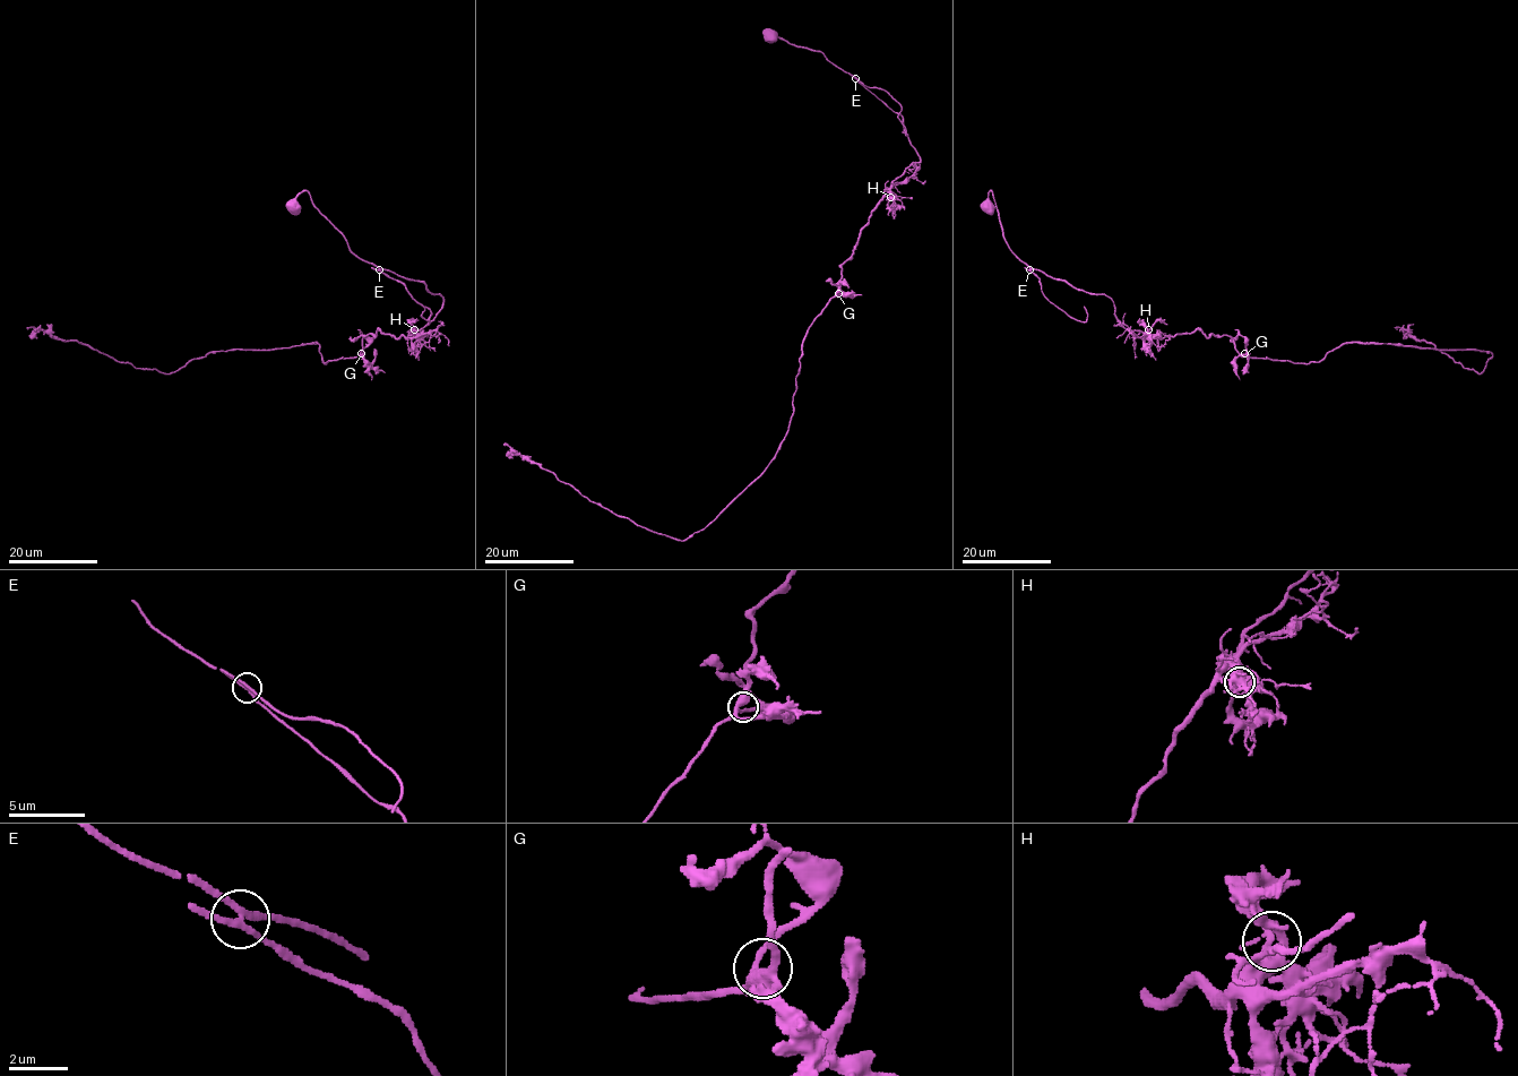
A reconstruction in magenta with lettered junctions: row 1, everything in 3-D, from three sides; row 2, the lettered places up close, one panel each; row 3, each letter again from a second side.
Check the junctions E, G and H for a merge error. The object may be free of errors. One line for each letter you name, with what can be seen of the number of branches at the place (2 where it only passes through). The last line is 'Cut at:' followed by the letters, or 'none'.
E: Branches: 4
Cut at: E

